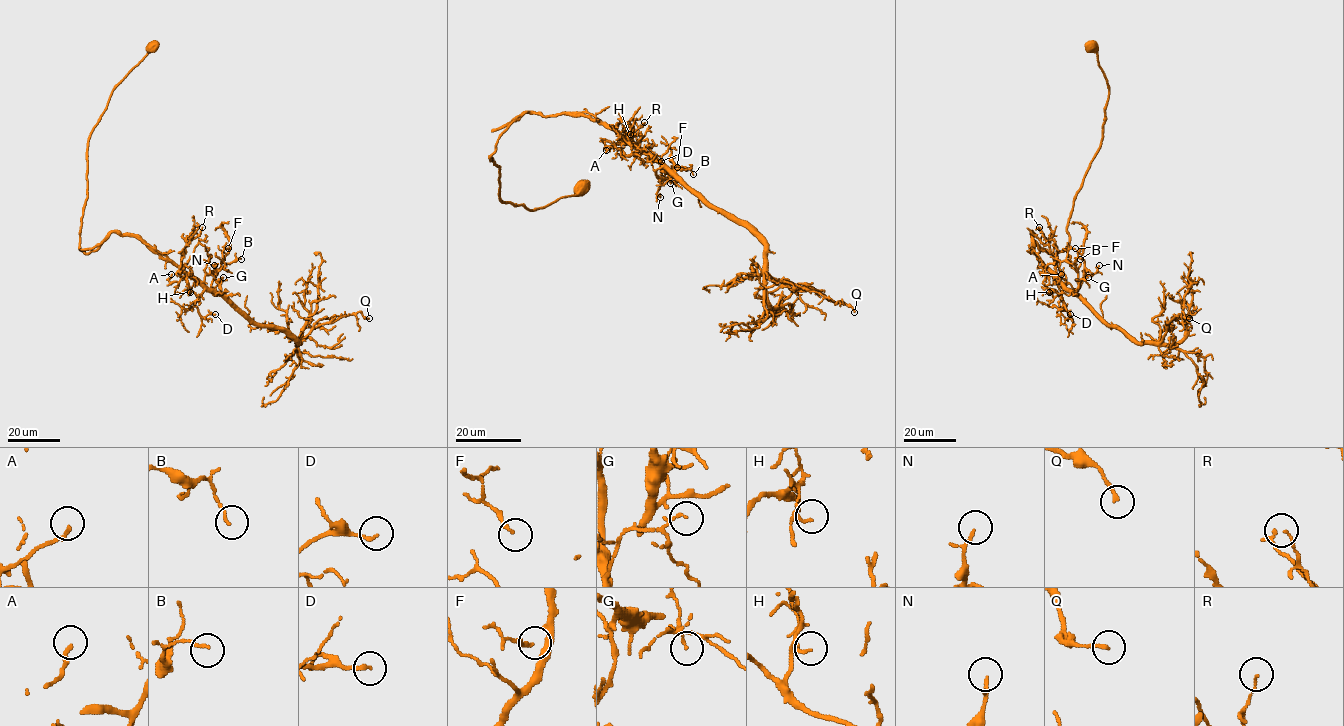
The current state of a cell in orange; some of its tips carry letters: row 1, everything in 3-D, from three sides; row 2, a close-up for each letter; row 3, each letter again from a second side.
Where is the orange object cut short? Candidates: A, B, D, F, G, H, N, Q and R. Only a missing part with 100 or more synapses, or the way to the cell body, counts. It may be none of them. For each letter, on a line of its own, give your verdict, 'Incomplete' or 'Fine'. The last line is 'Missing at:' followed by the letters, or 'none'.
A: Fine
B: Fine
D: Fine
F: Fine
G: Fine
H: Fine
N: Fine
Q: Fine
R: Fine
Missing at: none

